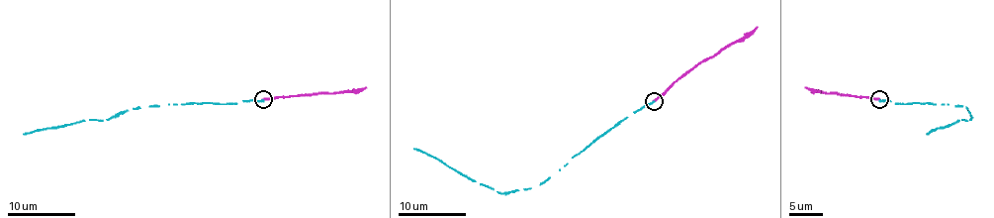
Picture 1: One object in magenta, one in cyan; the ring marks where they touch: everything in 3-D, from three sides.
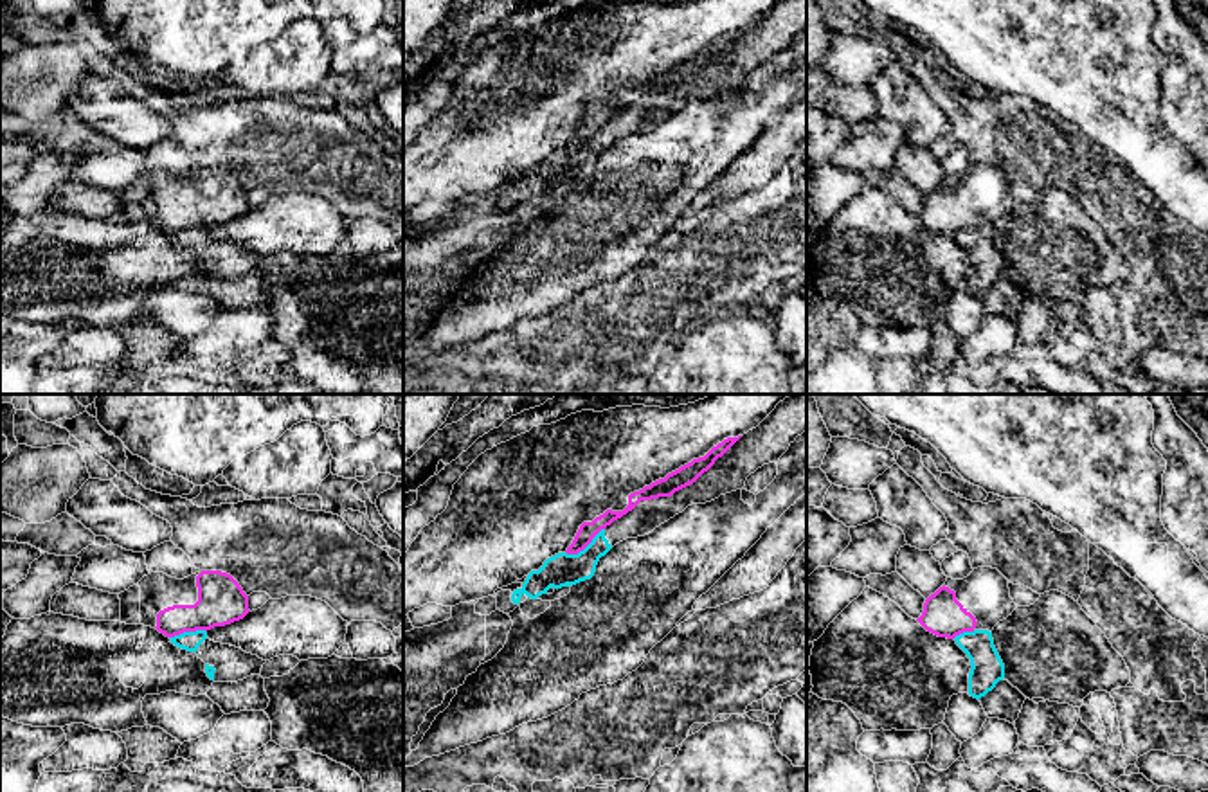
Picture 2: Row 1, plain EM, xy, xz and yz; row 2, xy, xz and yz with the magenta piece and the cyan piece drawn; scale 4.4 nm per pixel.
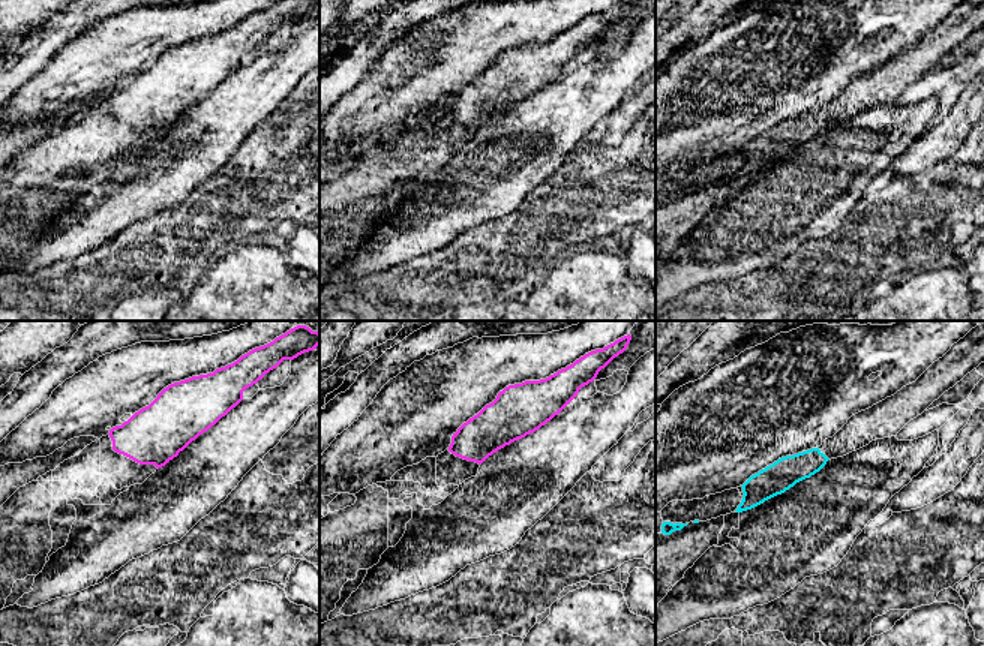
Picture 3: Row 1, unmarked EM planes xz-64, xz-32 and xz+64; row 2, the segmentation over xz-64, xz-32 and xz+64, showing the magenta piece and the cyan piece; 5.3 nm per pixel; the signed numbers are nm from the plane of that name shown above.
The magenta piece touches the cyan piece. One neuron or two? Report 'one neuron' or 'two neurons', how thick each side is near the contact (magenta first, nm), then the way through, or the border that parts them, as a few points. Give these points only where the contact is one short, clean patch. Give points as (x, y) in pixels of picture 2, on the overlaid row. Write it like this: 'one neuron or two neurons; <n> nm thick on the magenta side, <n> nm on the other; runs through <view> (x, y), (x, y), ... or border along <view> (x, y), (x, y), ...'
two neurons; 80 nm thick on the magenta side, 150 nm on the other; border along xz (604, 528), (582, 549), (566, 553)

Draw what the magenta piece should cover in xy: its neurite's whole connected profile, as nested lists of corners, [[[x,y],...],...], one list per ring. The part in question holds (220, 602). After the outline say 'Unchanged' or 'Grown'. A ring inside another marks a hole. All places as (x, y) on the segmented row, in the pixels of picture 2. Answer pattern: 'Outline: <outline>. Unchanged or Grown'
Outline: [[[202,571],[184,580],[151,572],[119,594],[121,623],[157,628],[166,637],[211,630],[243,619],[248,596],[221,571]]]. Grown

